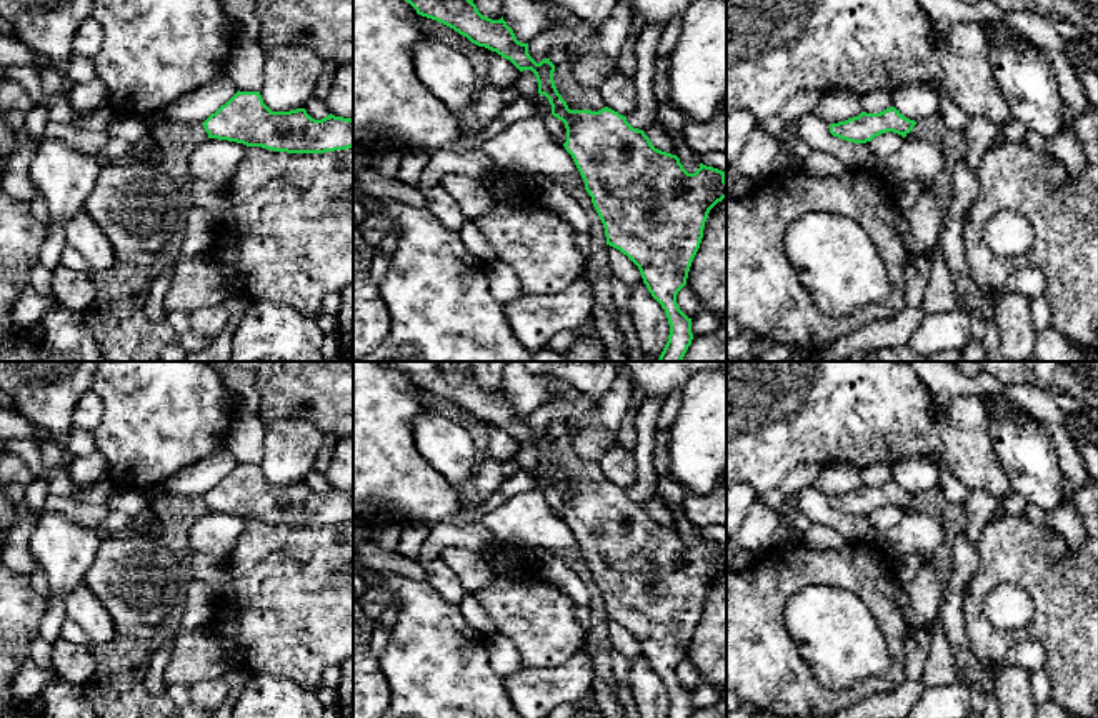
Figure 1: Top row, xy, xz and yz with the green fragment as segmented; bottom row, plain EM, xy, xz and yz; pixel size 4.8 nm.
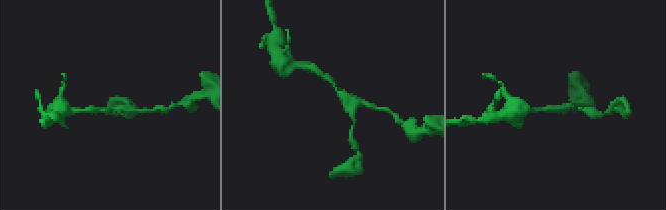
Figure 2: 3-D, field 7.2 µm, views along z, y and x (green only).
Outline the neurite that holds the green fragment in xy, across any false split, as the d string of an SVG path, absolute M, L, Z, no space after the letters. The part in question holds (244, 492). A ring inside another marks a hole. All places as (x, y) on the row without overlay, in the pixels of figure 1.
M237 465L203 496L208 511L287 526L325 526L353 520L353 493L312 491L305 481L272 485L260 465Z

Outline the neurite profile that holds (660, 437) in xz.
M670 428L655 430L653 433L653 466L658 475L671 478L670 461L668 461L668 443L670 443Z

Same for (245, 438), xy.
M238 410L232 420L227 446L240 465L260 465L263 461L267 425L258 413Z

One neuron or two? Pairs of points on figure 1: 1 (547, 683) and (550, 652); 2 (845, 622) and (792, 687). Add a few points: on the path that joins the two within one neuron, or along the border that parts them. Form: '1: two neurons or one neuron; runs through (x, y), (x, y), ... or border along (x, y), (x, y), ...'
1: two neurons; border along (577, 650), (557, 665), (525, 668)
2: two neurons; border along (787, 630), (812, 673), (825, 687), (838, 688)

